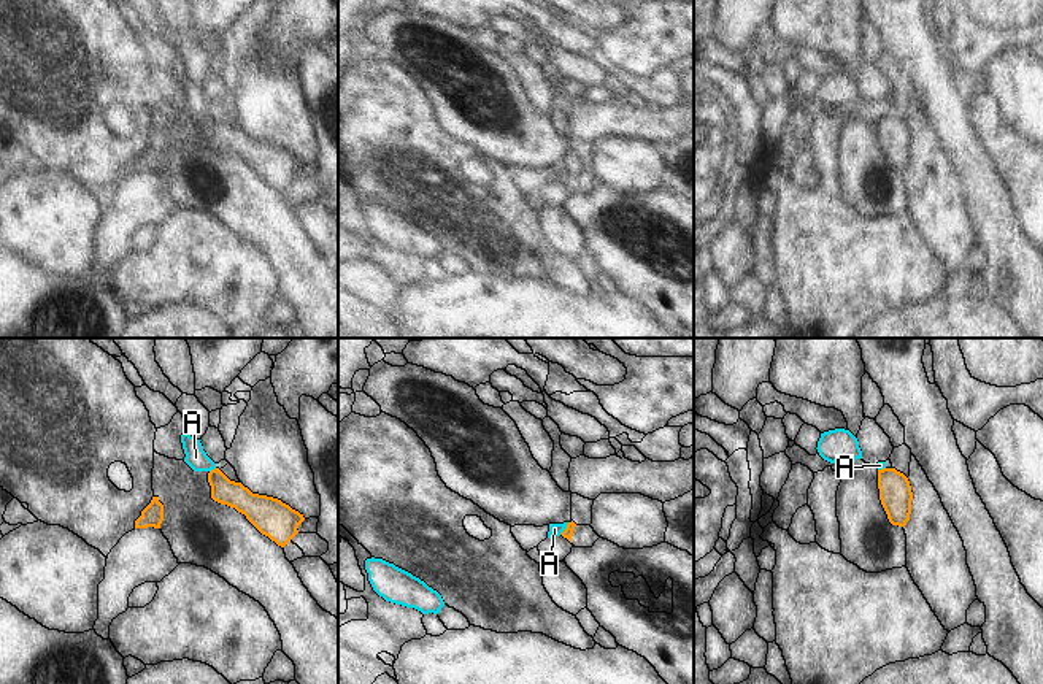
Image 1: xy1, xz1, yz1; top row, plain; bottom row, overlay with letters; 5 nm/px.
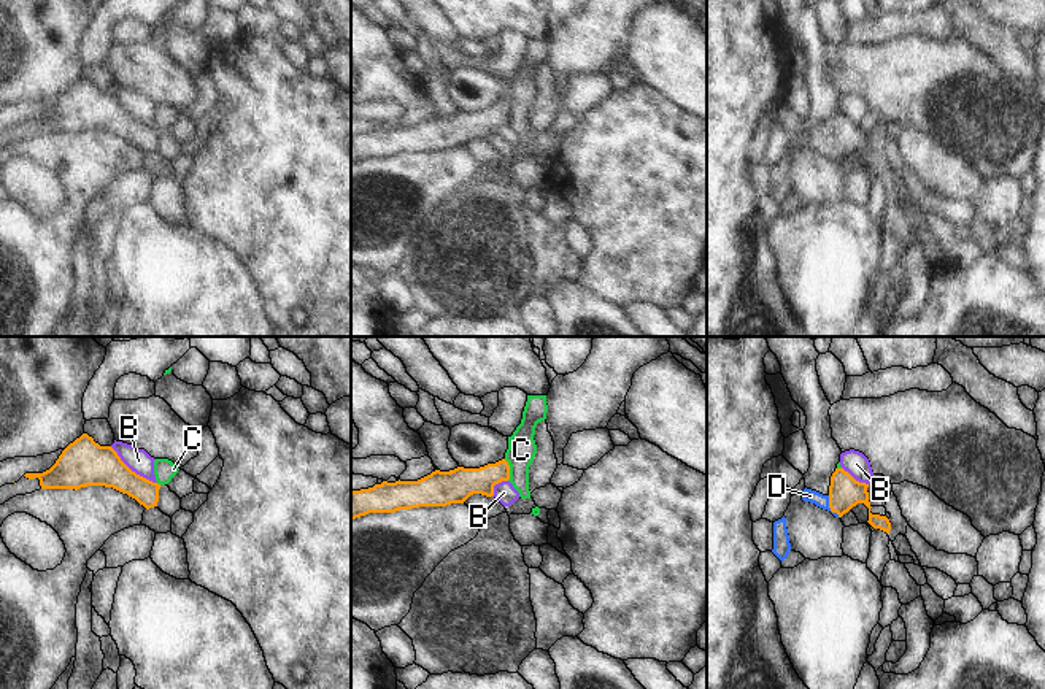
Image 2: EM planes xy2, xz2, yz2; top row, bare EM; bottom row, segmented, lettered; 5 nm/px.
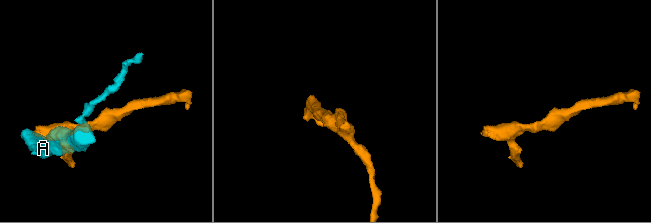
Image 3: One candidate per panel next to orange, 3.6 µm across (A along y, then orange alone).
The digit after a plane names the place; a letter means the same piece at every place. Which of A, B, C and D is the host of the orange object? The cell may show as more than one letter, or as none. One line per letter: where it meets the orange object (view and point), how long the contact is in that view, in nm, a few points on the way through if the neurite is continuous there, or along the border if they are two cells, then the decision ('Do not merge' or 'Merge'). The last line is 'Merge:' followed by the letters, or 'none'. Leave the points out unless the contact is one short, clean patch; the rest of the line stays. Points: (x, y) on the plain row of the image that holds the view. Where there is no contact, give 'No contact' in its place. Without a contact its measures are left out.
A: Touches orange at xz1 (565, 173). Shared border 80 nm. Boundary: xz1 (569, 167), (559, 178). Do not merge
B: Touches orange at xy2 (131, 115). Shared border 300 nm. Boundary: xy2 (110, 91), (132, 115), (156, 127). Do not merge
C: Touches orange at xz2 (509, 115). Shared border 110 nm. Boundary: xz2 (504, 103), (509, 110), (509, 124). Do not merge
D: Touches orange at yz2 (829, 151). Shared border 130 nm. Path across: yz2 (845, 137), (829, 151), (810, 140). Merge
Merge: D

